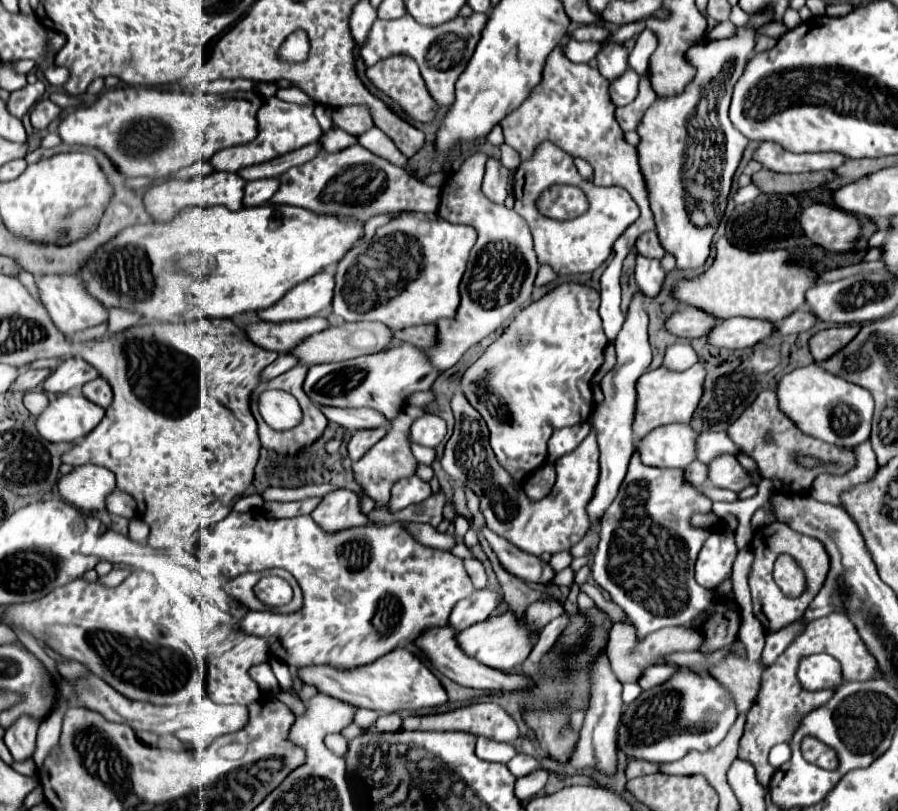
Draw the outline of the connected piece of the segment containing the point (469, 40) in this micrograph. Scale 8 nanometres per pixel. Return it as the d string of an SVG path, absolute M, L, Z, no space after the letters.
M473 12L469 18L453 18L441 26L421 26L405 14L397 20L375 20L365 44L359 48L359 56L365 66L373 66L377 60L389 58L391 54L409 54L421 68L421 76L427 84L431 96L443 108L449 108L455 102L455 82L465 70L465 64L471 60L475 46L481 38L481 30L487 22L487 14Z

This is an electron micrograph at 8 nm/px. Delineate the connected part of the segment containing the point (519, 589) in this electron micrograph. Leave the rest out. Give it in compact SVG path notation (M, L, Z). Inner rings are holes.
M479 534L477 538L479 538L479 544L481 544L483 552L487 554L489 562L491 562L491 566L493 566L493 572L495 572L497 582L499 582L501 592L503 592L503 600L505 600L507 606L513 610L513 614L517 616L517 620L523 620L525 610L527 610L531 604L535 604L535 602L539 602L539 600L551 598L549 594L543 594L543 592L537 592L537 590L527 588L527 584L525 584L523 580L519 580L517 576L509 574L509 572L499 564L499 560L497 560L497 556L493 554L491 546L487 544L487 540L485 540L481 534Z

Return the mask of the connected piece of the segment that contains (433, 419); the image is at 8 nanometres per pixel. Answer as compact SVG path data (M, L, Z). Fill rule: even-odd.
M435 414L419 416L411 426L411 438L417 444L429 446L429 448L435 448L445 438L445 432L447 432L445 420Z

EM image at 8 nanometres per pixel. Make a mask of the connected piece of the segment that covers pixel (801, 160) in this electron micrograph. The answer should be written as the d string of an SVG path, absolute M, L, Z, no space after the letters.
M761 142L753 152L763 168L773 172L815 172L815 170L835 170L845 162L841 154L789 154L775 142Z

